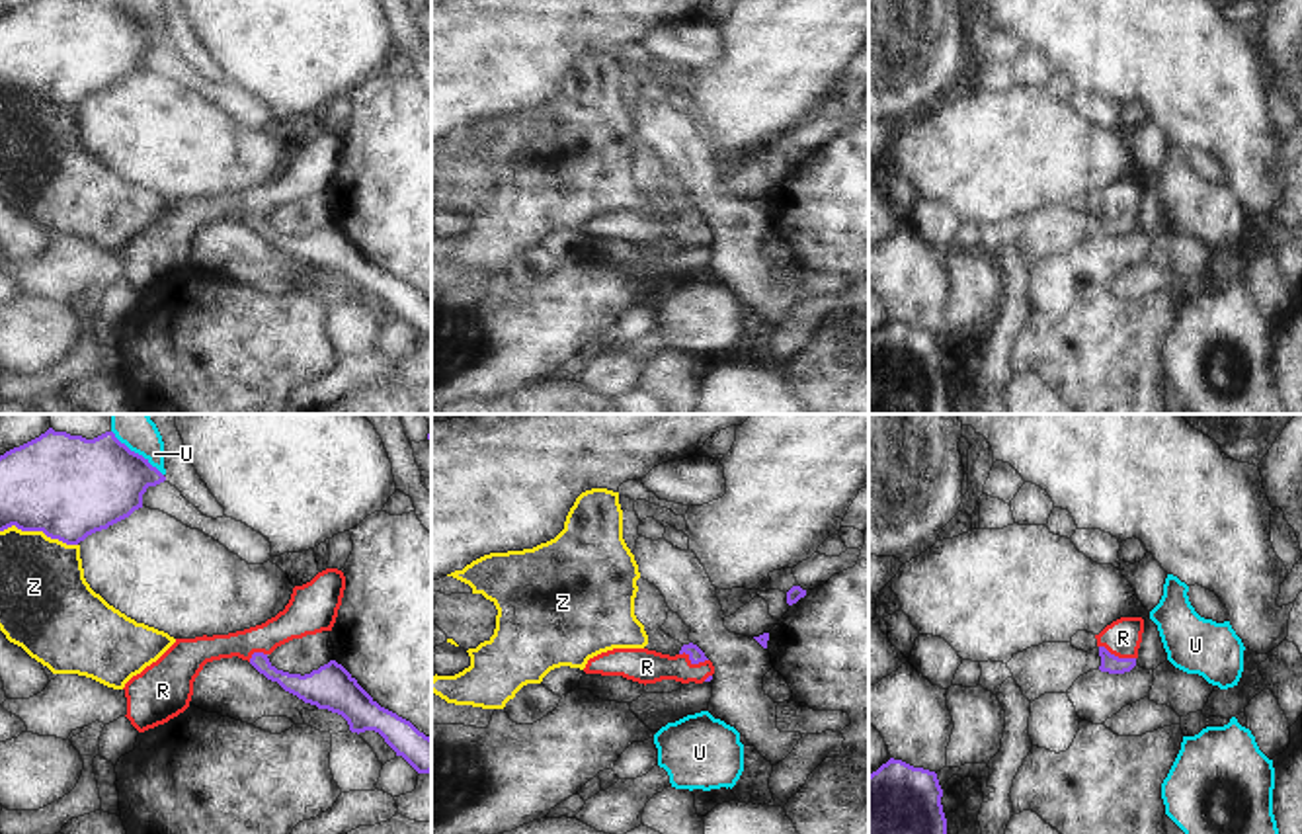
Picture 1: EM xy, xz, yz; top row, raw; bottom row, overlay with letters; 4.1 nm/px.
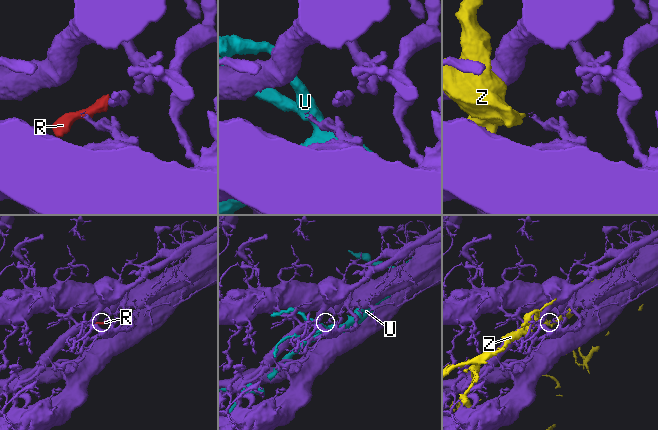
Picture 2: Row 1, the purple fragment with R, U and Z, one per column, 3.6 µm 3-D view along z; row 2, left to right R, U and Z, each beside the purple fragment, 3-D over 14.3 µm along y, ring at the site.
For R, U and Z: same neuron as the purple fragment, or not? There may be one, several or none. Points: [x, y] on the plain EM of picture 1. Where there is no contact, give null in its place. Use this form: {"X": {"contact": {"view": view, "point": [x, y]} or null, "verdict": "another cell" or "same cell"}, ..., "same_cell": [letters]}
{"R": {"contact": {"view": "yz", "point": [1117, 219]}, "verdict": "same cell"}, "U": {"contact": {"view": "xy", "point": [137, 16]}, "verdict": "another cell"}, "Z": {"contact": {"view": "xy", "point": [40, 92]}, "verdict": "another cell"}, "same_cell": ["R"]}

